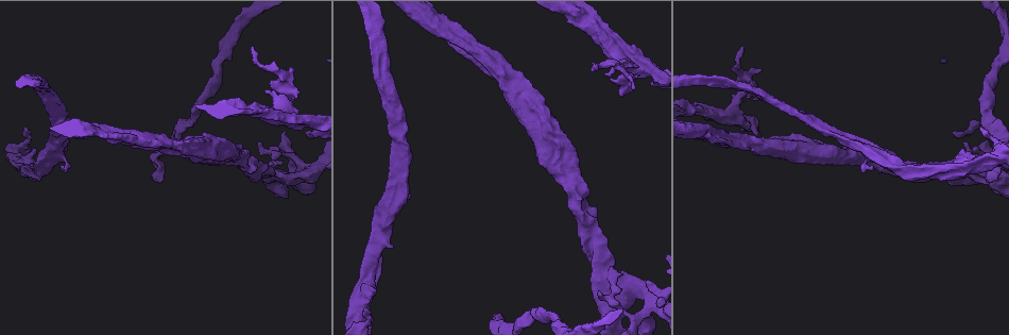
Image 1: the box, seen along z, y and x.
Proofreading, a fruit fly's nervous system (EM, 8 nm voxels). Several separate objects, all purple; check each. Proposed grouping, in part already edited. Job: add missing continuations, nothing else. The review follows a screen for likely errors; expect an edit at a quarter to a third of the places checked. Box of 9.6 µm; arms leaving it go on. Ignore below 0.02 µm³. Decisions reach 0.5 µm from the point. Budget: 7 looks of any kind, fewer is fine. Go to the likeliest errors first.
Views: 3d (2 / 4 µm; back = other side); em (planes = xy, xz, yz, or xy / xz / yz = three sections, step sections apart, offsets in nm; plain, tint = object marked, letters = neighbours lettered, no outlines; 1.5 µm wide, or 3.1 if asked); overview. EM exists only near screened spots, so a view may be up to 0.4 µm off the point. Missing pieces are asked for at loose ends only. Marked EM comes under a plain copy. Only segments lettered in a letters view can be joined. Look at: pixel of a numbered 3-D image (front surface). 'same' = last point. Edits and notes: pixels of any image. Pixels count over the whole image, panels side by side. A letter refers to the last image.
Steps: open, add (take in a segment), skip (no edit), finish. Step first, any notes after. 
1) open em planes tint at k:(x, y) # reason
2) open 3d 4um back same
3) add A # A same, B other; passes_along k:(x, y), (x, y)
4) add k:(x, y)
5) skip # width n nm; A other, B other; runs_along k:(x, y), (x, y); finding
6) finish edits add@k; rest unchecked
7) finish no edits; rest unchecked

open em xz step 4 tint at 1:(162, 179) # long arm stops here

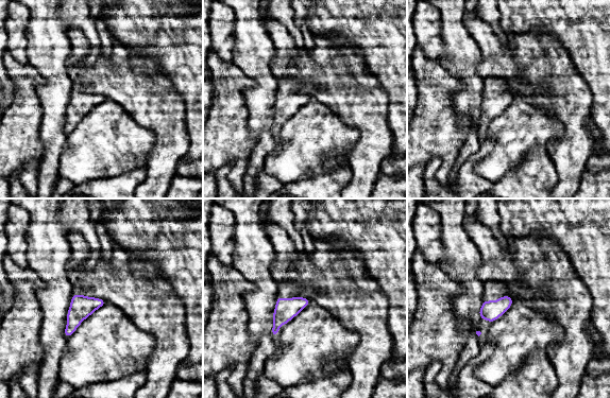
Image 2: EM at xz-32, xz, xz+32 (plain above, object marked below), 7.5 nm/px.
open em xy step 8 letters same

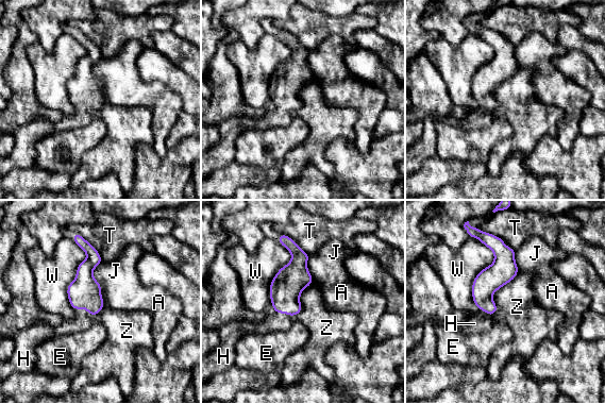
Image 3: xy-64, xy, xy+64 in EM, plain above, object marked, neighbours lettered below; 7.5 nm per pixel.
add H # A other, E other, H same, J other, T other, W other, Z other; passes_along 3:(84, 291), (84, 308), (82, 320); it goes on there

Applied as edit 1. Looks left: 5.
open 3d 2um at 1:(742, 46) # an open end

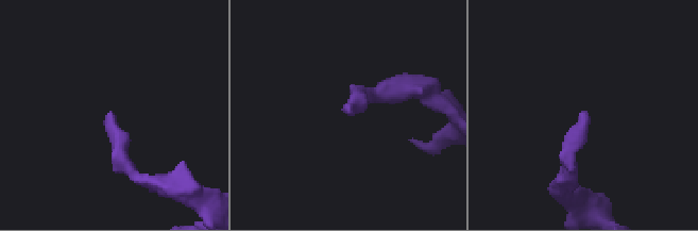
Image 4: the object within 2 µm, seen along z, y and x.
open em planes letters at 4:(586, 112) # shape alone is not enough

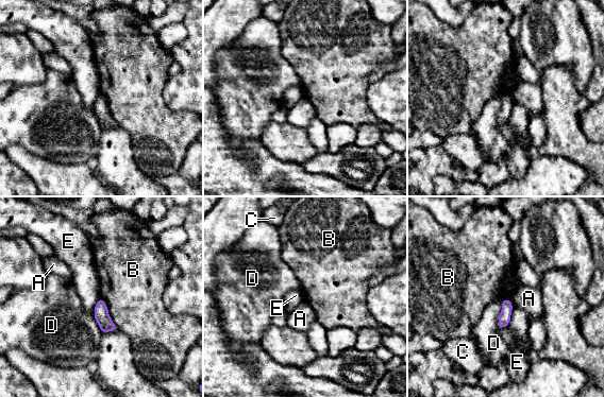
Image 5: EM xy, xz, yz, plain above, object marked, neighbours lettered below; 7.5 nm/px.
skip # A other, B other, C other, D other, E other; border 5:(503, 297), (512, 301), (508, 324); no lettered segment goes on from it

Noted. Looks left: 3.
open em planes letters at 1:(860, 169) # stops while still wide

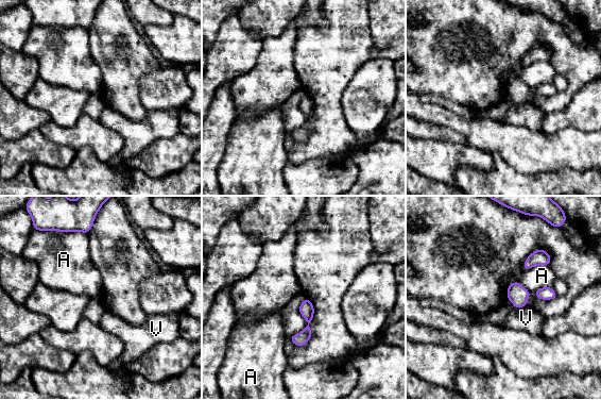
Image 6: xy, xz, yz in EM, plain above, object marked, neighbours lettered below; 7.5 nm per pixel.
skip # longest_contact A 200 nm; A other, V other; runs_along 6:(306, 301), (307, 332), (296, 343); none of them fits

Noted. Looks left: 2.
finish edits add@3; rest unchecked

